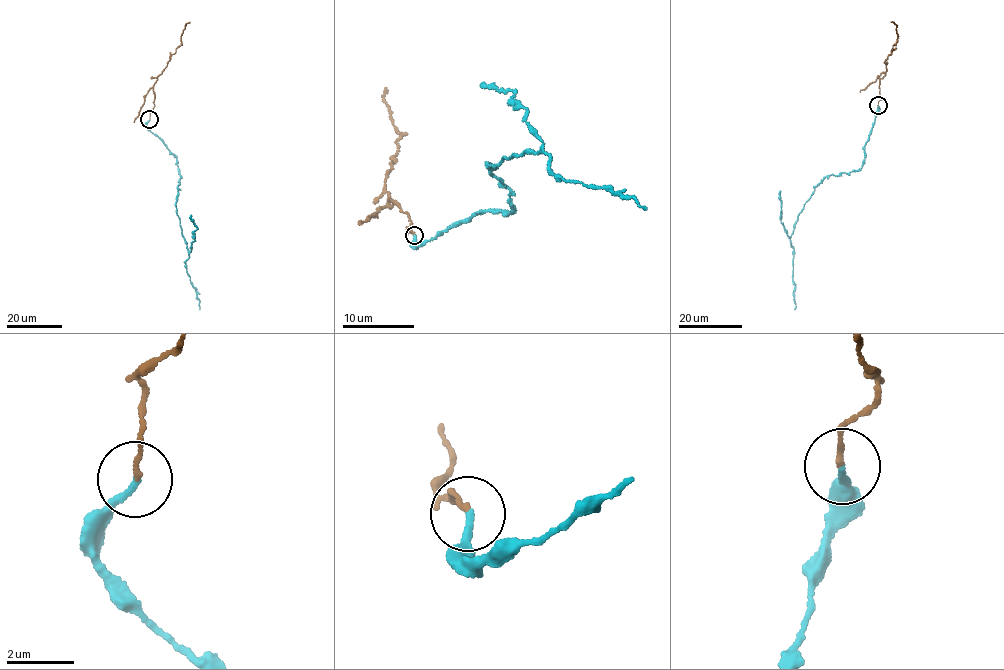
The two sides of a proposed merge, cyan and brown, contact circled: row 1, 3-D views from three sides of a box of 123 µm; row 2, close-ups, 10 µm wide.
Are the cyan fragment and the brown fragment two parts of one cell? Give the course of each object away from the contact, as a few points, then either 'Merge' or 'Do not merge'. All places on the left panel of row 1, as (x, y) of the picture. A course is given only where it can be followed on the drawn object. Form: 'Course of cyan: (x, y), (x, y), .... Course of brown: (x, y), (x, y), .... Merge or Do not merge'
Course of cyan: (149, 120), (147, 128), (176, 158), (181, 177), (176, 210), (189, 256), (185, 267), (195, 289), (200, 309). Course of brown: (149, 120), (154, 106), (153, 85), (180, 45), (181, 34), (190, 22). Do not merge

